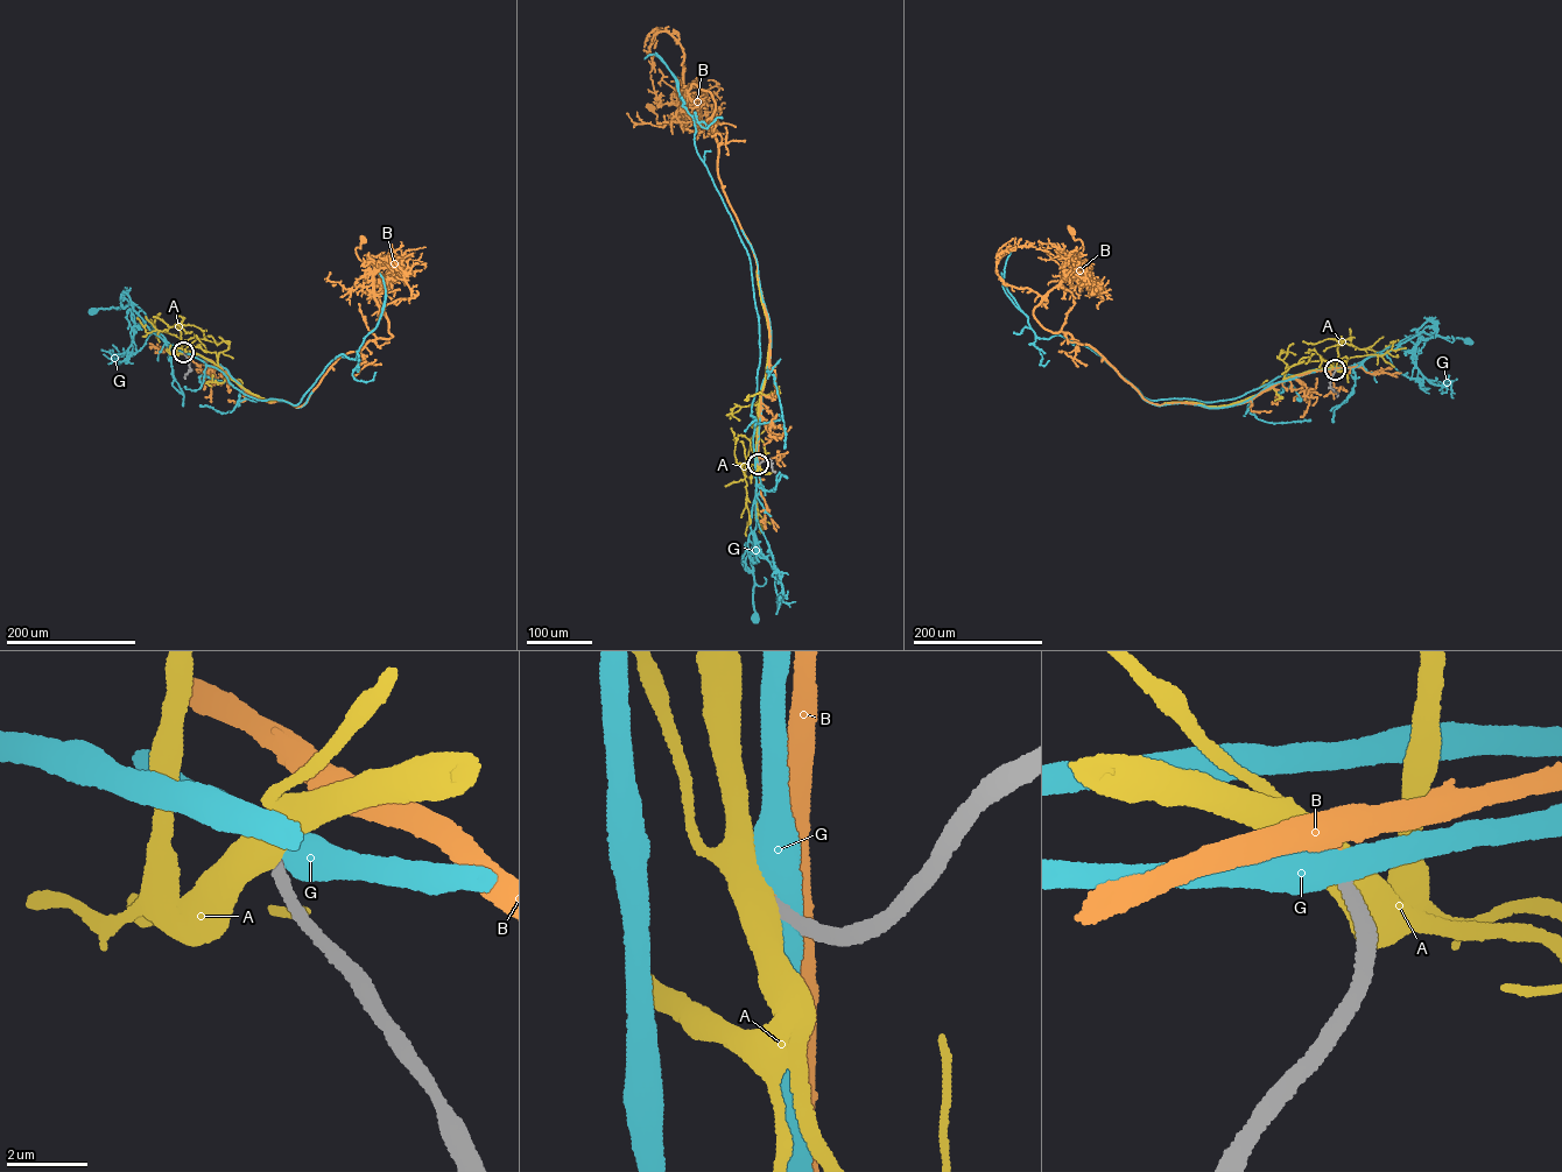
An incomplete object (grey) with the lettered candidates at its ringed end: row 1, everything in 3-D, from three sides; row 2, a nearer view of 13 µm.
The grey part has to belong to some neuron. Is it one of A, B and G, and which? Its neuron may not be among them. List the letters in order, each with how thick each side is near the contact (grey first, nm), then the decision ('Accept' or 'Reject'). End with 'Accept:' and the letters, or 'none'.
A: Thickness 280 nm (grey) against 750 nm. Reject
B: Thickness 280 nm (grey) against 280 nm. Accept
G: Thickness 320 nm (grey) against 550 nm. Reject
Accept: B

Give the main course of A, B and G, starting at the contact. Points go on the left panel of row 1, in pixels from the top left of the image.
A: (183, 352), (191, 352), (215, 362), (259, 397), (294, 406)
B: (183, 352), (213, 361), (250, 394), (302, 406), (339, 358), (393, 337), (372, 273), (357, 255), (363, 239)
G: (183, 352), (155, 331), (134, 304), (93, 311)

